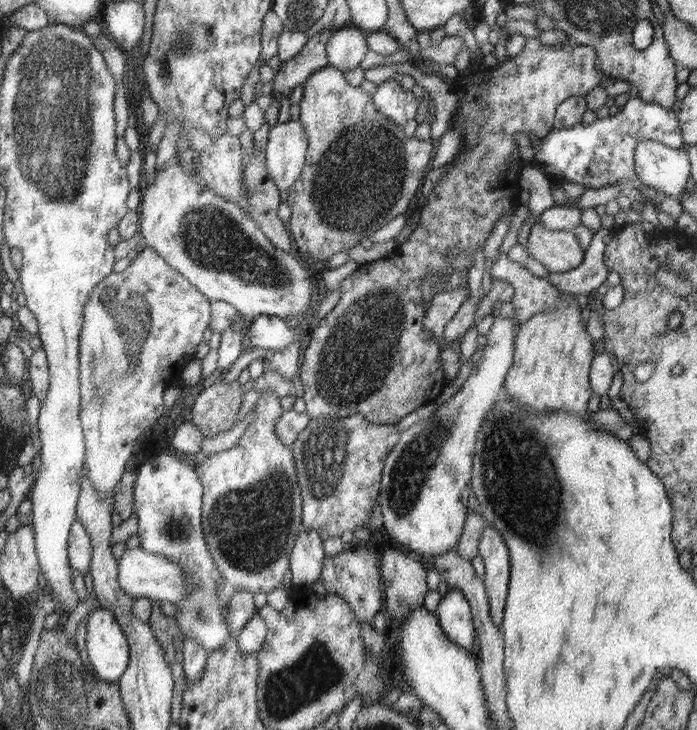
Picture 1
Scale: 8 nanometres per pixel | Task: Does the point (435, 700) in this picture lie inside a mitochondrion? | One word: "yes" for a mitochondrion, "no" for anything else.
no

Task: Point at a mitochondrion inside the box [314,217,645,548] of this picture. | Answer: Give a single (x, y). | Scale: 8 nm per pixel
(411, 468)

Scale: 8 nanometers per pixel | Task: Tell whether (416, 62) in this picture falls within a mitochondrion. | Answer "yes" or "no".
no

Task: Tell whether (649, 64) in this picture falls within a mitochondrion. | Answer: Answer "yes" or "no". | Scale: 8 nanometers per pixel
no

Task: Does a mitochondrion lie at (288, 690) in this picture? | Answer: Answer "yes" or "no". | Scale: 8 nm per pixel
yes

